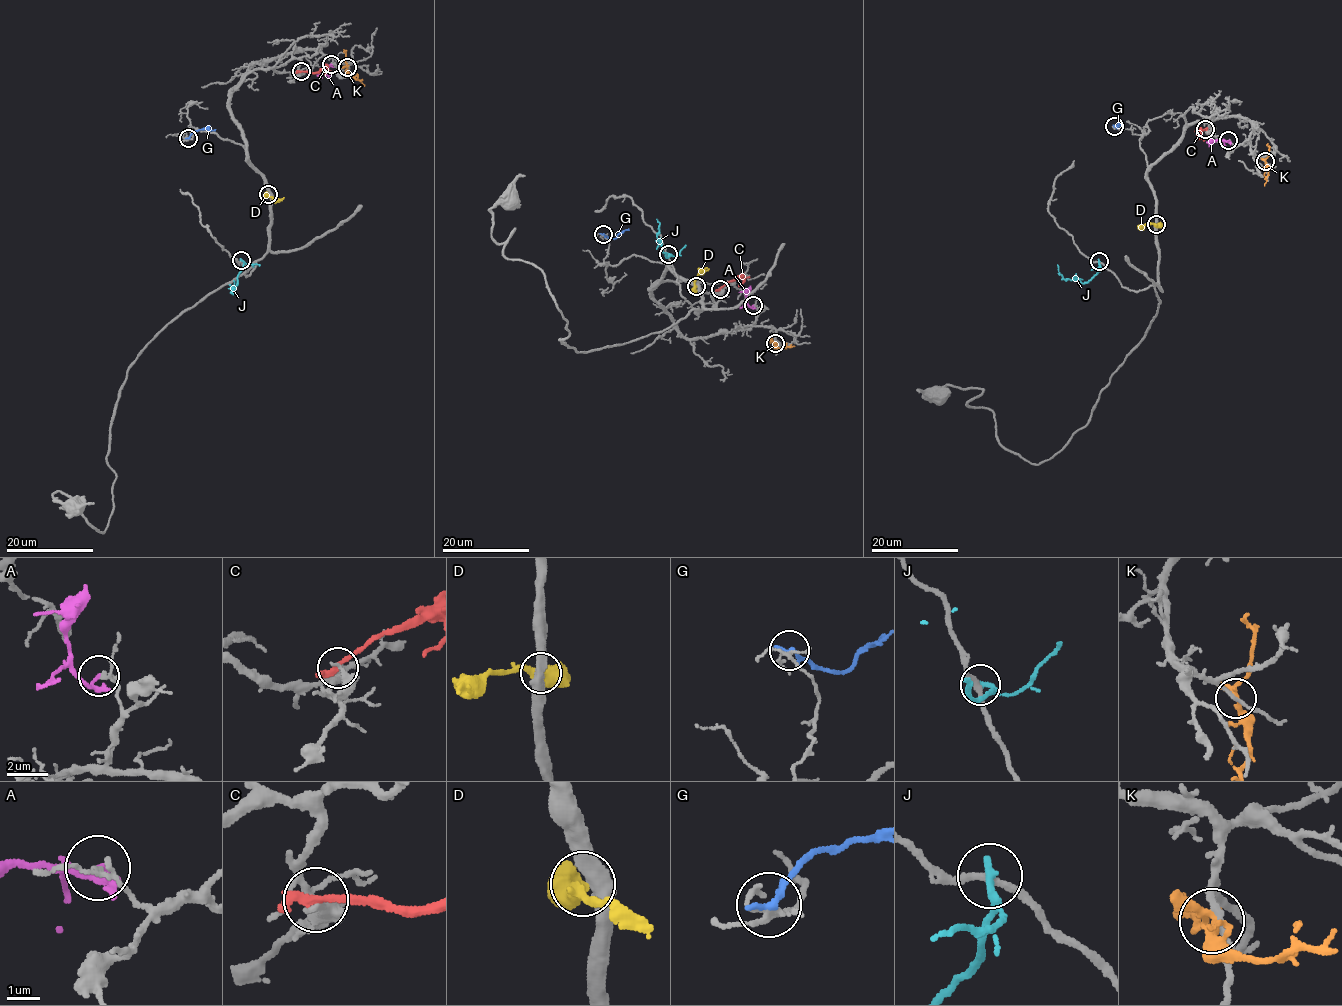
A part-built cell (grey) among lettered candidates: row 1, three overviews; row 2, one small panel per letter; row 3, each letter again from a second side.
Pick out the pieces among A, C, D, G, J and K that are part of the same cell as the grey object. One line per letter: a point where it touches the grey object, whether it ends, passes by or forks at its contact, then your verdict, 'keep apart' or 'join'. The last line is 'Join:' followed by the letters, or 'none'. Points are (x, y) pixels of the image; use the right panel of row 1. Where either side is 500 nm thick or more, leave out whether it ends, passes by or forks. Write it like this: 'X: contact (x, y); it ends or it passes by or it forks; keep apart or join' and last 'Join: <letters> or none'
A: contact (1228, 140); it passes by; keep apart
C: contact (1205, 129); it ends; keep apart
D: contact (1156, 224); keep apart
G: contact (1114, 126); it ends; keep apart
J: contact (1099, 261); it passes by; keep apart
K: contact (1265, 161); it forks; keep apart
Join: none

